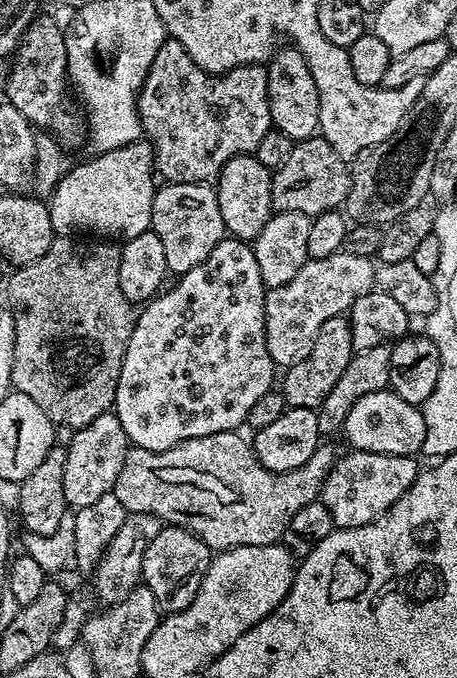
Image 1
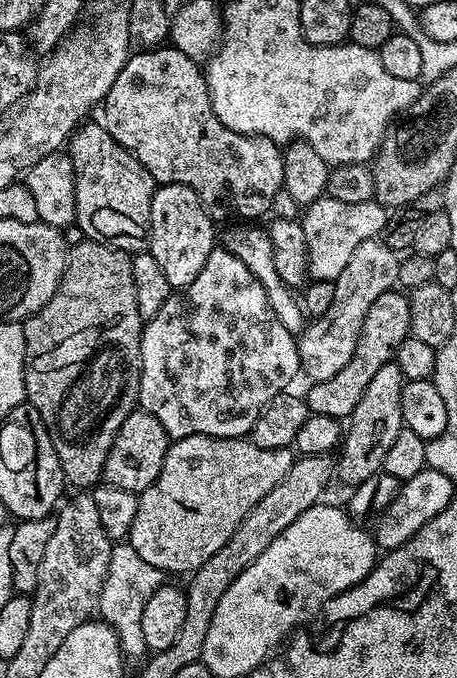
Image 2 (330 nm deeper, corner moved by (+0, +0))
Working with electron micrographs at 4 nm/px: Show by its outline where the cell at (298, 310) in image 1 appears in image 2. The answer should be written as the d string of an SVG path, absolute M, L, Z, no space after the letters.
M380 238L362 242L358 250L354 250L354 258L346 265L346 270L334 281L334 302L330 302L330 310L326 314L315 317L299 333L300 371L309 381L315 382L334 378L346 362L350 362L354 354L354 346L358 346L358 334L362 334L362 322L366 322L366 314L374 301L382 294L393 291L397 287L398 266L401 257L392 252Z

